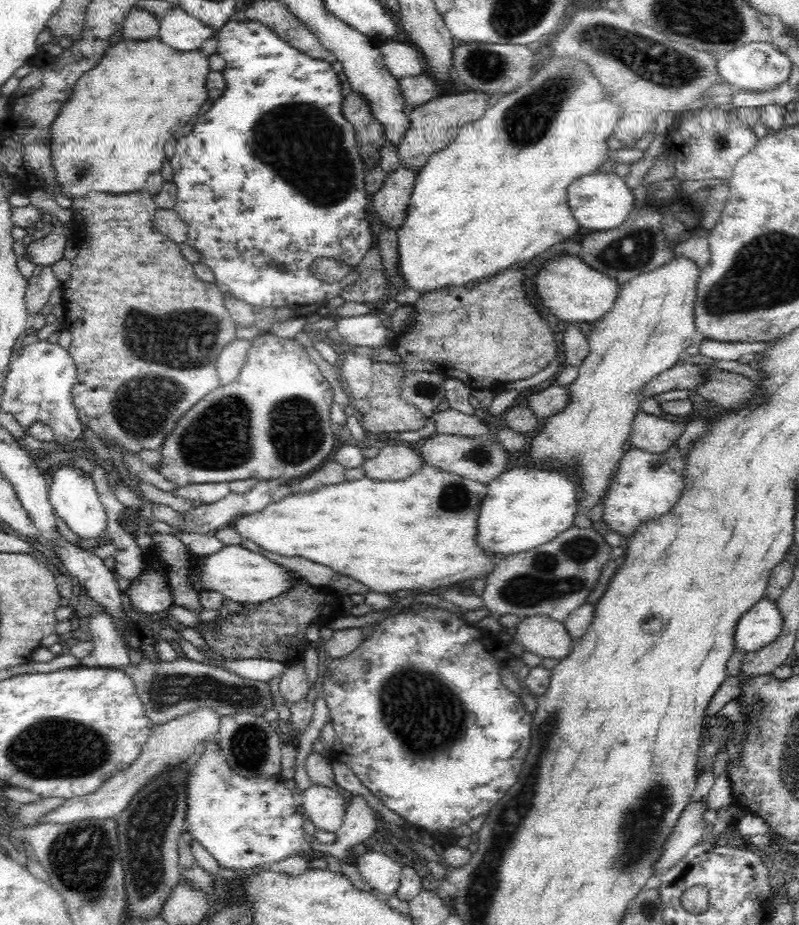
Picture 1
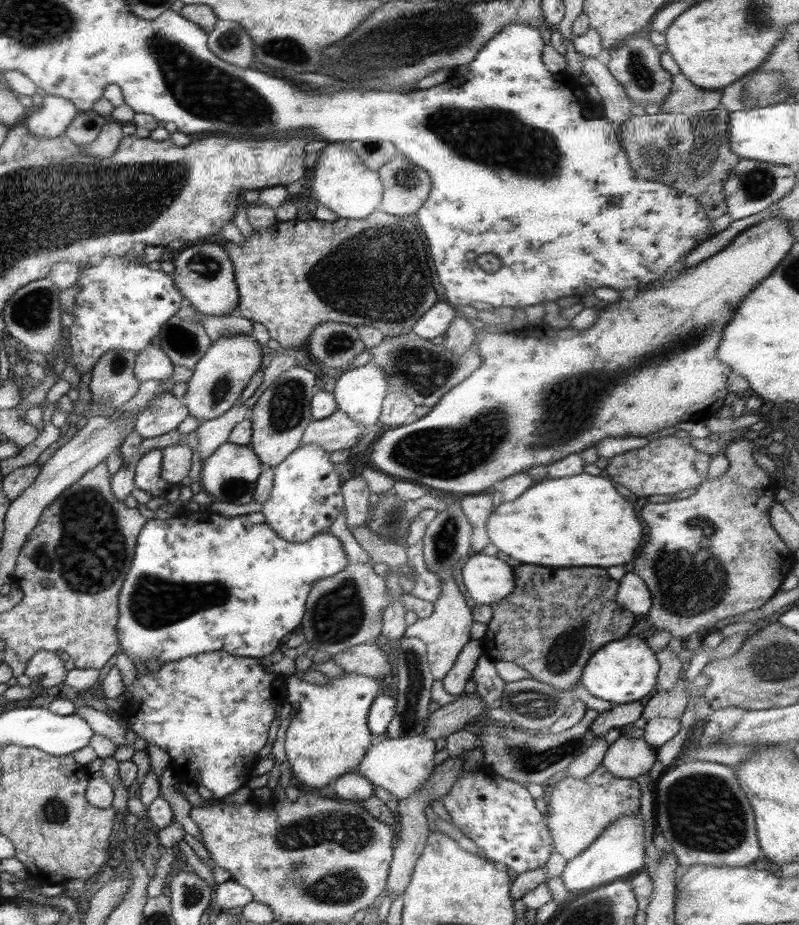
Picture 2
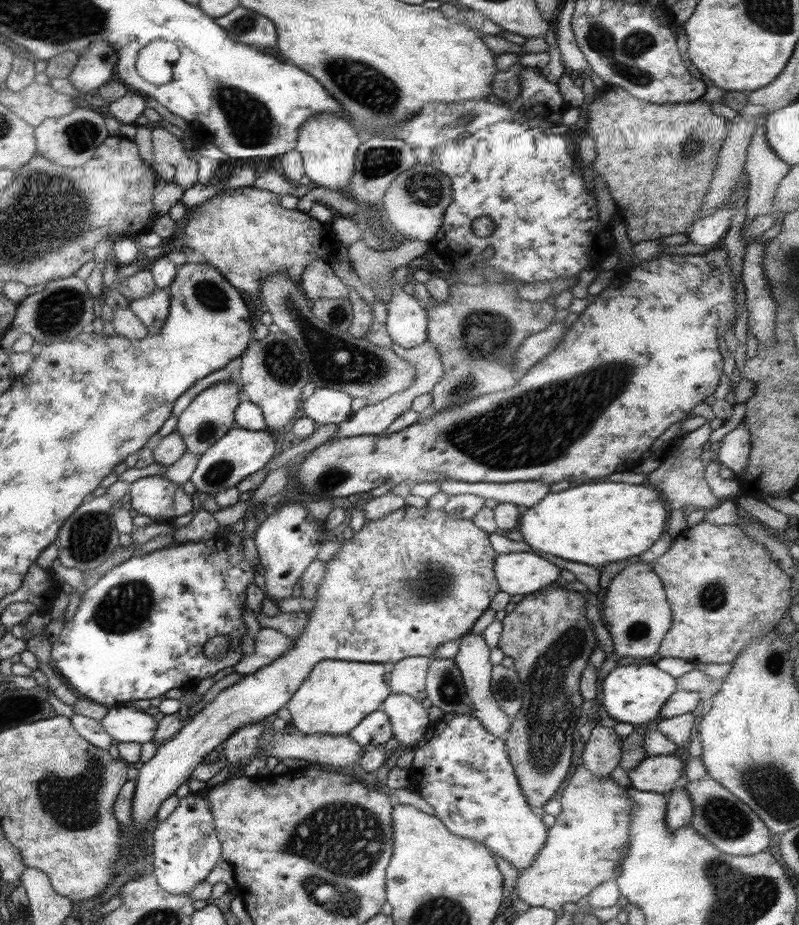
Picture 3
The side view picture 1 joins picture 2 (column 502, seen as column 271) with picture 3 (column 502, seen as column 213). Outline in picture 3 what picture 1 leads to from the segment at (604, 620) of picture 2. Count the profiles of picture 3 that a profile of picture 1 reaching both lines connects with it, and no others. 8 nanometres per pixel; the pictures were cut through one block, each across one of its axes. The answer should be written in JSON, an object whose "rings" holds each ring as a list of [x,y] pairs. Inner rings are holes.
{"rings":[[[560,579],[541,590],[524,595],[501,621],[502,632],[497,648],[504,657],[513,660],[511,668],[517,673],[522,685],[521,707],[510,719],[510,727],[503,736],[507,750],[506,756],[527,804],[539,813],[543,804],[555,794],[559,784],[565,780],[565,774],[571,764],[572,733],[584,716],[581,711],[584,699],[578,688],[580,676],[588,666],[589,655],[593,647],[598,646],[584,616],[585,598],[579,592],[566,589],[565,582]]]}

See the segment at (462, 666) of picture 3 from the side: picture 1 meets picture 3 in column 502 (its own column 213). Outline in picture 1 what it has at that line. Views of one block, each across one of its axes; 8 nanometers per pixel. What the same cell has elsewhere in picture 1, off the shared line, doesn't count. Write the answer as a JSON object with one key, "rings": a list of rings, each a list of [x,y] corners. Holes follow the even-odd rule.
{"rings":[[[200,707],[197,711],[192,711],[187,715],[180,715],[172,720],[166,721],[163,725],[154,728],[154,732],[148,738],[148,742],[142,747],[140,758],[135,760],[130,768],[126,768],[118,774],[109,778],[98,790],[77,796],[64,802],[58,808],[50,810],[44,814],[36,825],[45,825],[46,823],[70,824],[83,820],[114,820],[122,810],[124,810],[132,796],[158,773],[163,773],[167,769],[174,769],[183,763],[193,760],[199,746],[210,737],[217,736],[219,732],[220,715],[208,707]]]}

